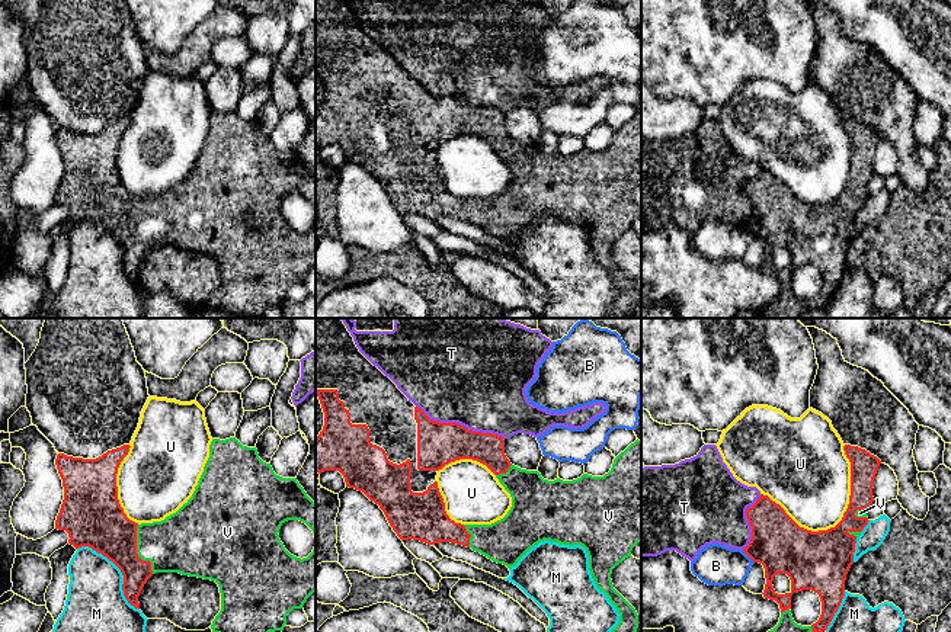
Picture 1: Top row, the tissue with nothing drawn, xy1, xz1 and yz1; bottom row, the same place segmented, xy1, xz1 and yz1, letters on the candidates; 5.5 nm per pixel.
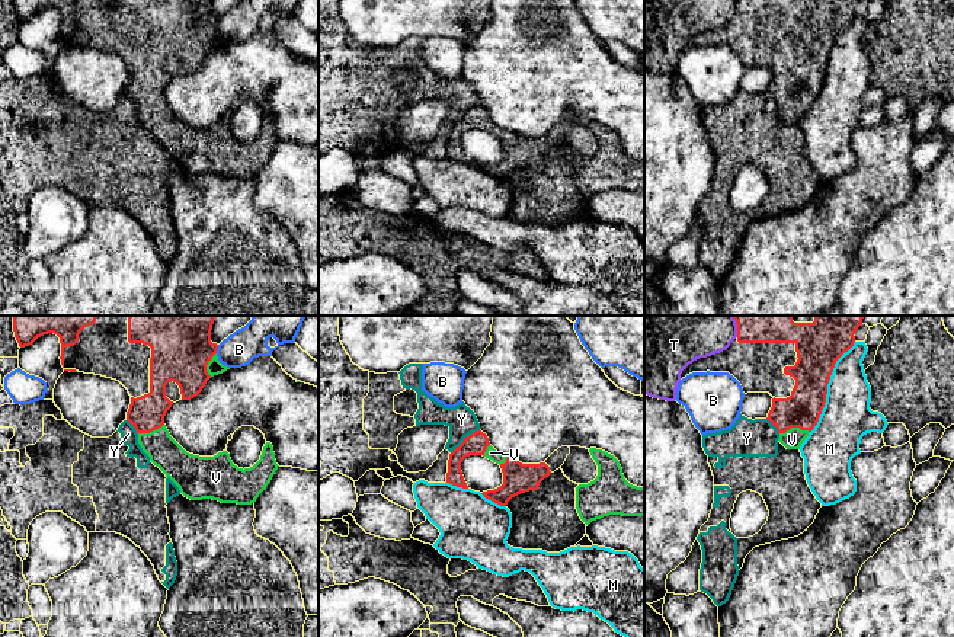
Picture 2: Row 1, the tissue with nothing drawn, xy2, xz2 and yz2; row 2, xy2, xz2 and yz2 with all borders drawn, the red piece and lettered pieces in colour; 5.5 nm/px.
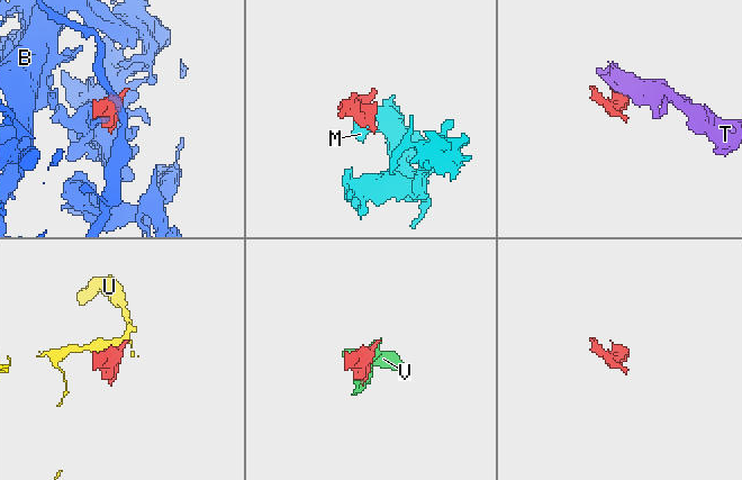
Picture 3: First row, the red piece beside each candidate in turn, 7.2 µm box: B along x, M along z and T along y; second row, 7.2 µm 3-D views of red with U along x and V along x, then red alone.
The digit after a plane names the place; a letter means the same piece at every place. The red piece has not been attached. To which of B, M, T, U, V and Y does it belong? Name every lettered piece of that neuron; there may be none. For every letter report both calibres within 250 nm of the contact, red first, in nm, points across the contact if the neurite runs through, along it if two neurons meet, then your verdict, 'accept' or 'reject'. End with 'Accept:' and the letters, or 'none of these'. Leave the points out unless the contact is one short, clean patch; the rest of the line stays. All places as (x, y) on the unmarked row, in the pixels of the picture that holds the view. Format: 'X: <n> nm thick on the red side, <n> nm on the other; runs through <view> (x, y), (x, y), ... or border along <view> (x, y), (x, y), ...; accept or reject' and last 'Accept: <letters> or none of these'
B: 300 nm thick on the red side, 220 nm on the other; reject
M: 240 nm thick on the red side, 280 nm on the other; reject
T: 240 nm thick on the red side, 500 nm on the other; reject
U: 340 nm thick on the red side, 420 nm on the other; reject
V: 280 nm thick on the red side, 320 nm on the other; accept
Y: 130 nm thick on the red side, 160 nm on the other; border along xz2 (479, 103), (471, 106), (451, 127); reject
Accept: V

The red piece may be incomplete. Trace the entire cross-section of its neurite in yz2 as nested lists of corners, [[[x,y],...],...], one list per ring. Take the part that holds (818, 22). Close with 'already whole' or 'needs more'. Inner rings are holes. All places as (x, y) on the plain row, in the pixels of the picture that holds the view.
[[[737,0],[737,12],[726,25],[694,35],[682,45],[681,54],[692,47],[729,47],[740,57],[745,68],[769,67],[774,73],[766,93],[777,102],[779,108],[778,115],[787,124],[800,124],[804,113],[819,96],[835,38],[854,20],[854,9],[858,1],[859,0]]]; needs more

